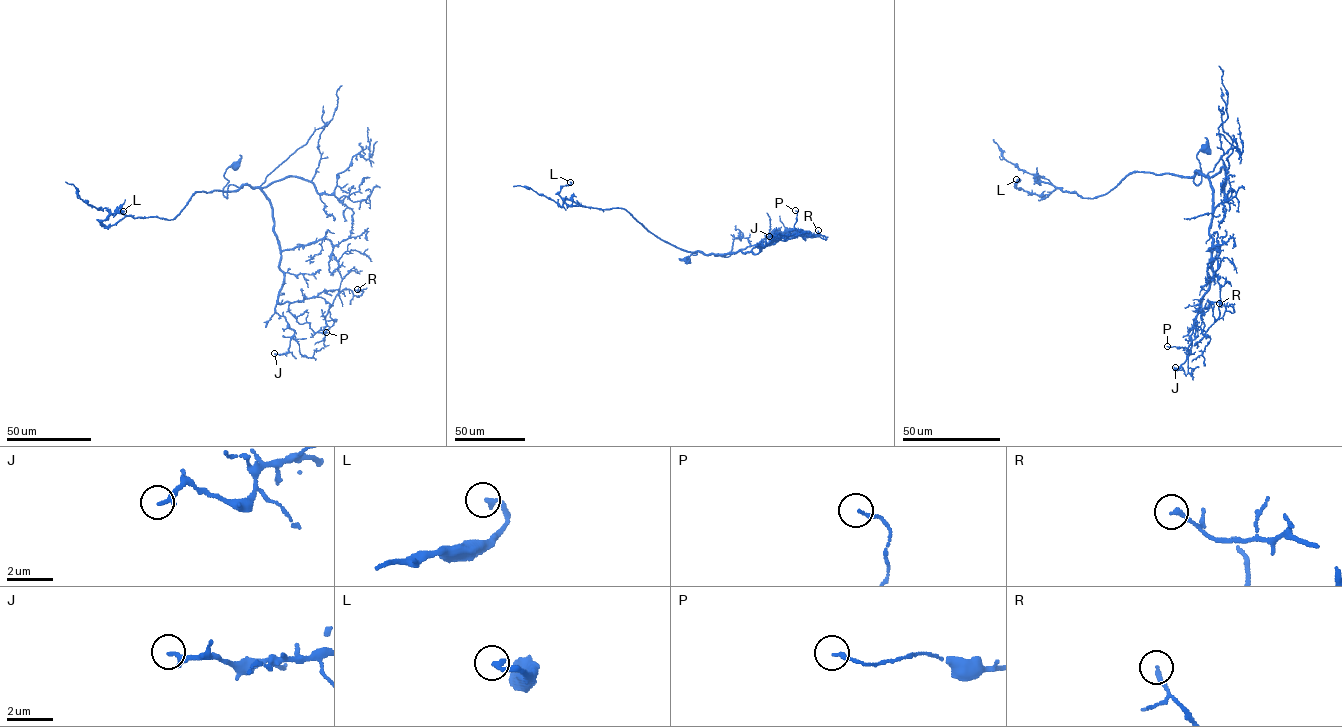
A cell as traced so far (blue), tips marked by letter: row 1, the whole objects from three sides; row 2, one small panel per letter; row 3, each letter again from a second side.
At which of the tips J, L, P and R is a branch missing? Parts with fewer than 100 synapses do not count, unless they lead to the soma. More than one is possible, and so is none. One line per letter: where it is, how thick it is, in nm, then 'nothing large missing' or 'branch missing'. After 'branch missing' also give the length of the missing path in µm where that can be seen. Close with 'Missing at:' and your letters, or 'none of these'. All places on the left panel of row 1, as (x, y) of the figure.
J: (274, 353) | 220 nm | nothing large missing
L: (123, 211) | 200 nm | nothing large missing
P: (326, 332) | 140 nm | nothing large missing
R: (357, 289) | 180 nm | nothing large missing
Missing at: none of these

